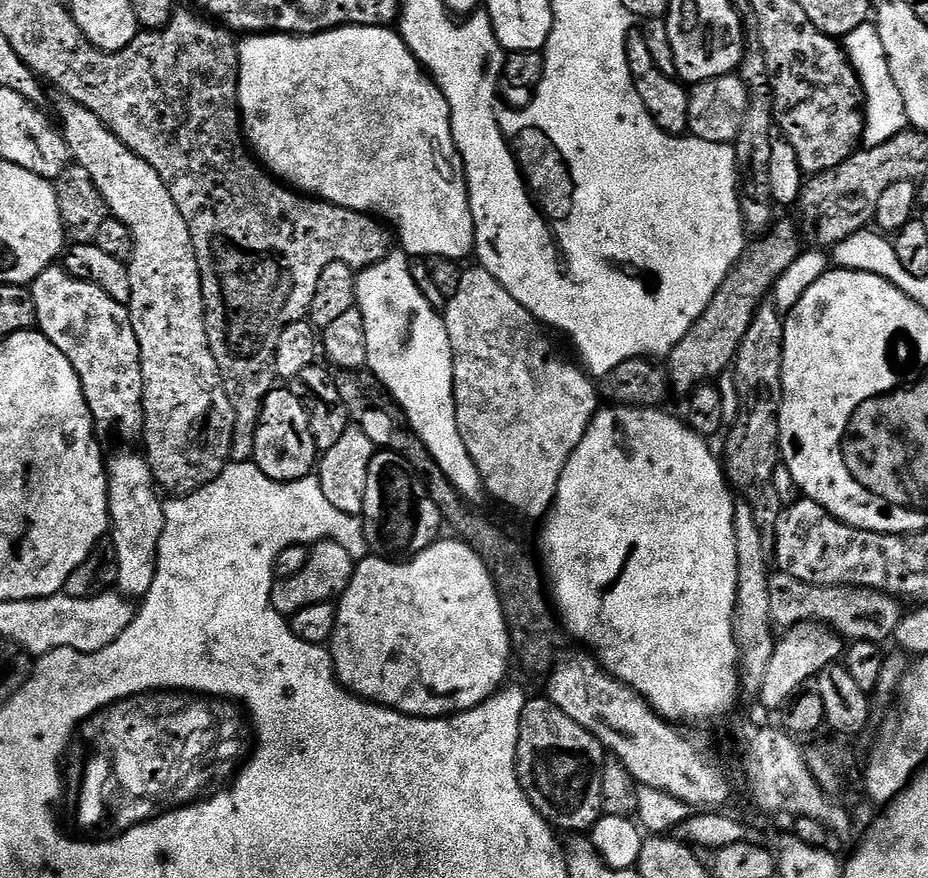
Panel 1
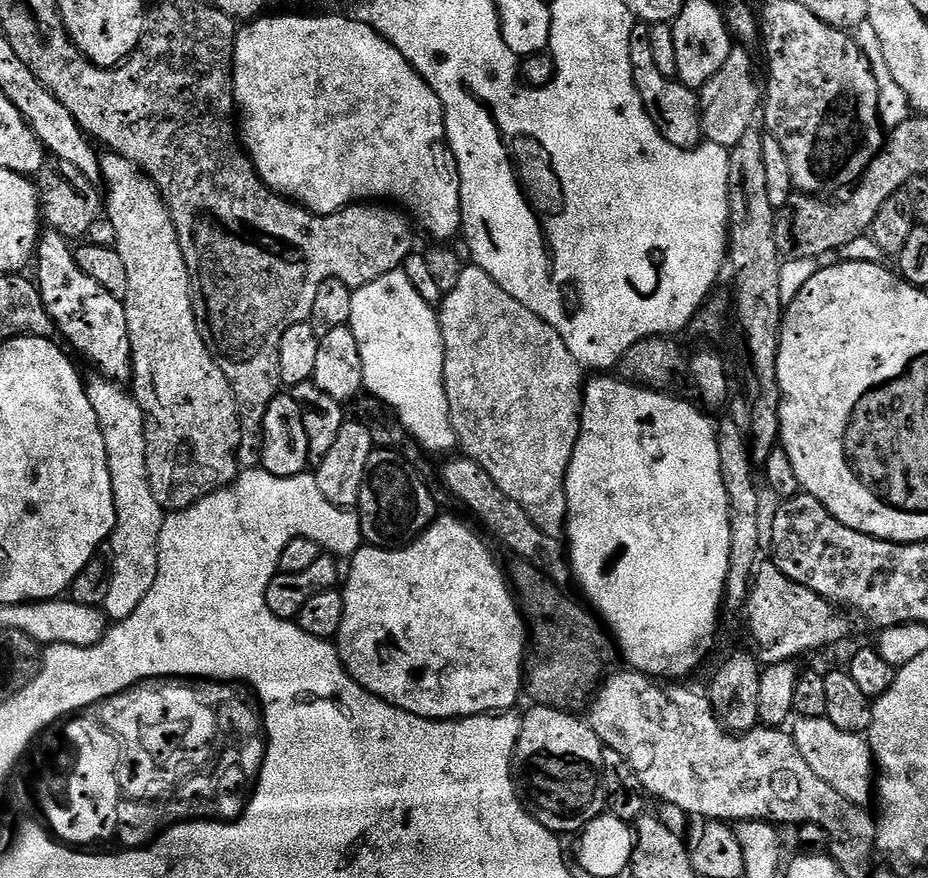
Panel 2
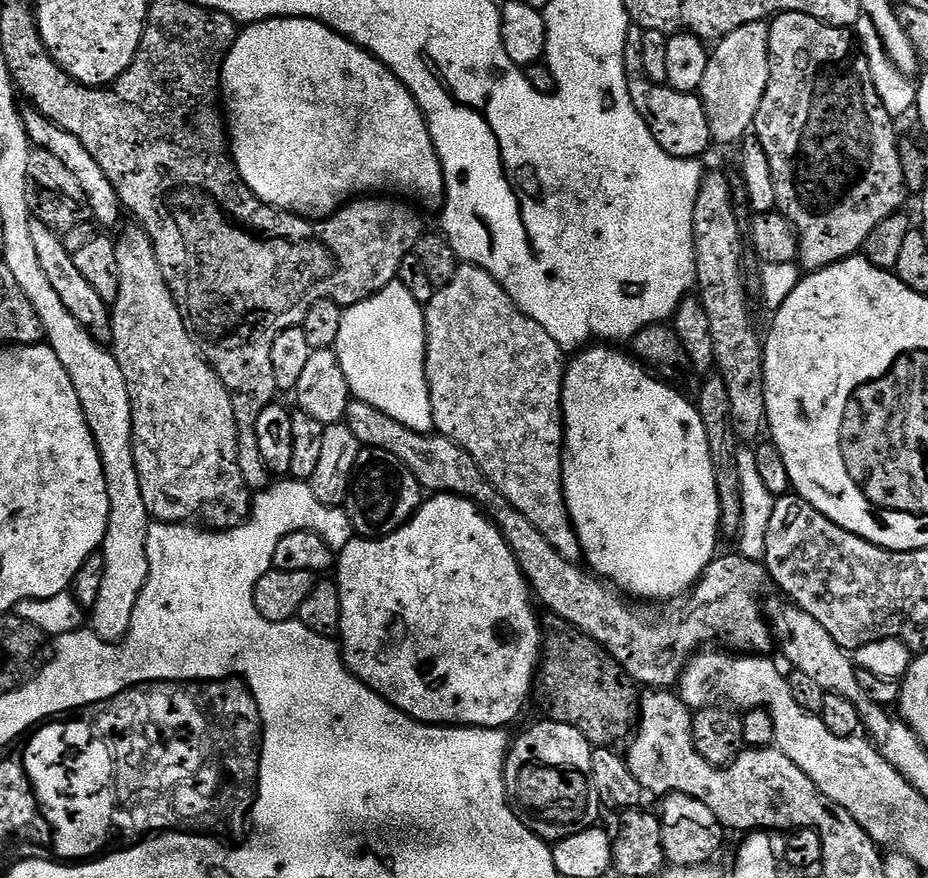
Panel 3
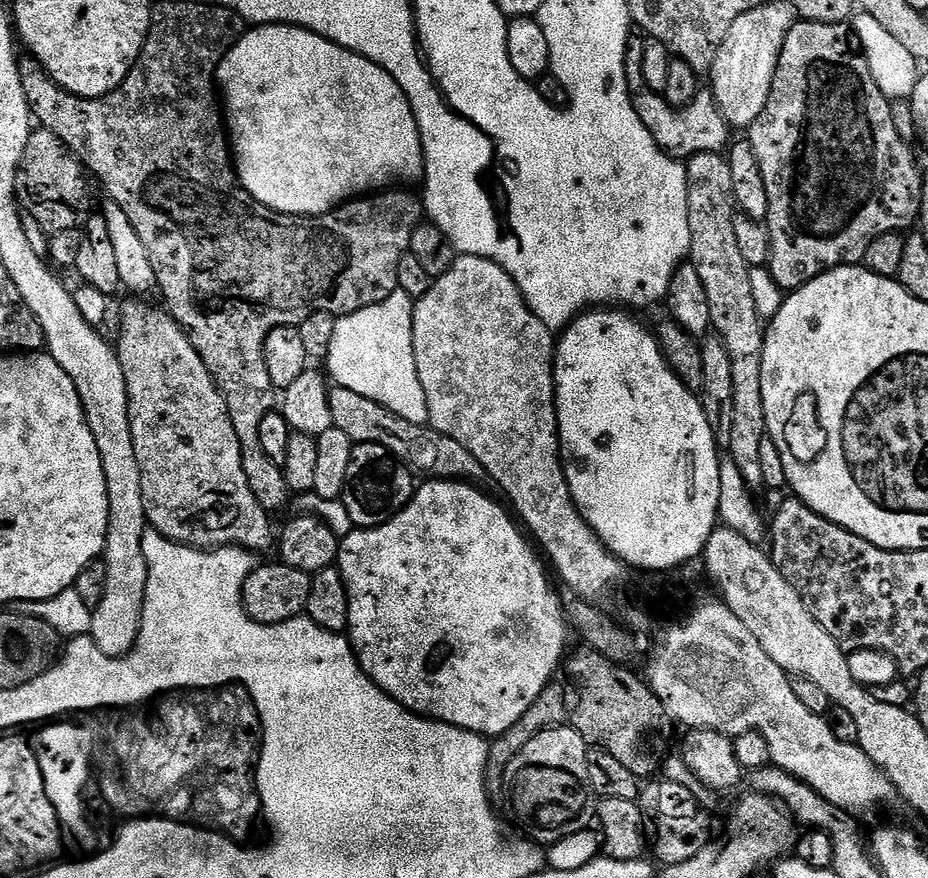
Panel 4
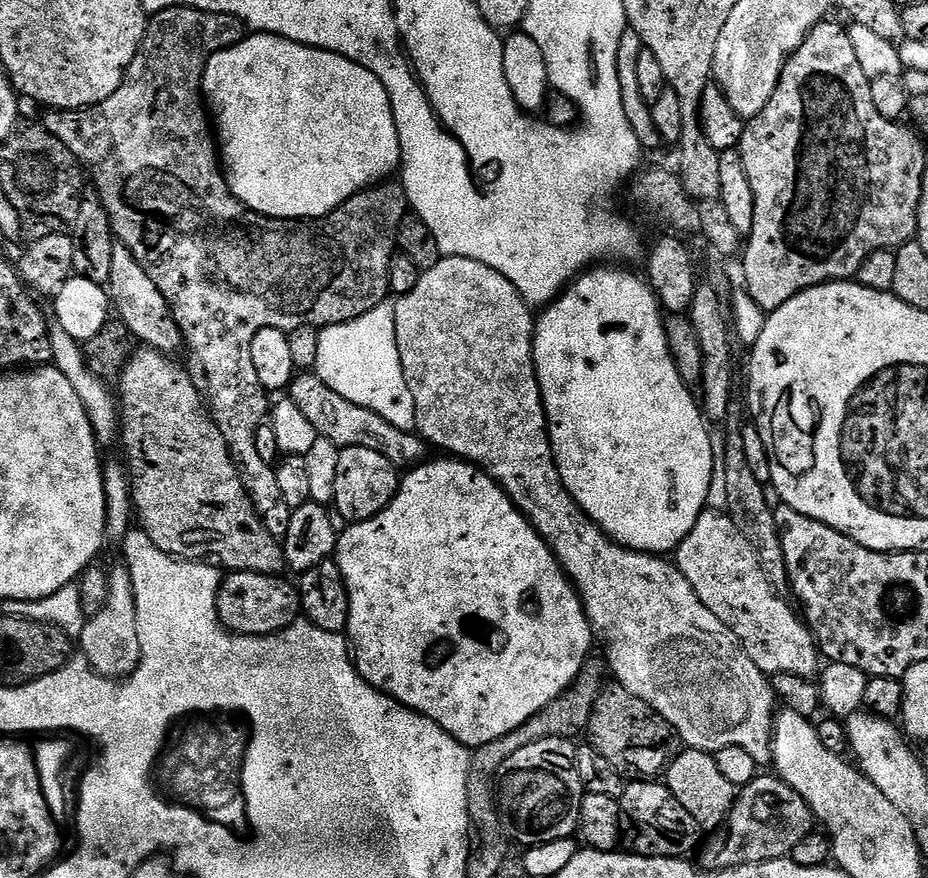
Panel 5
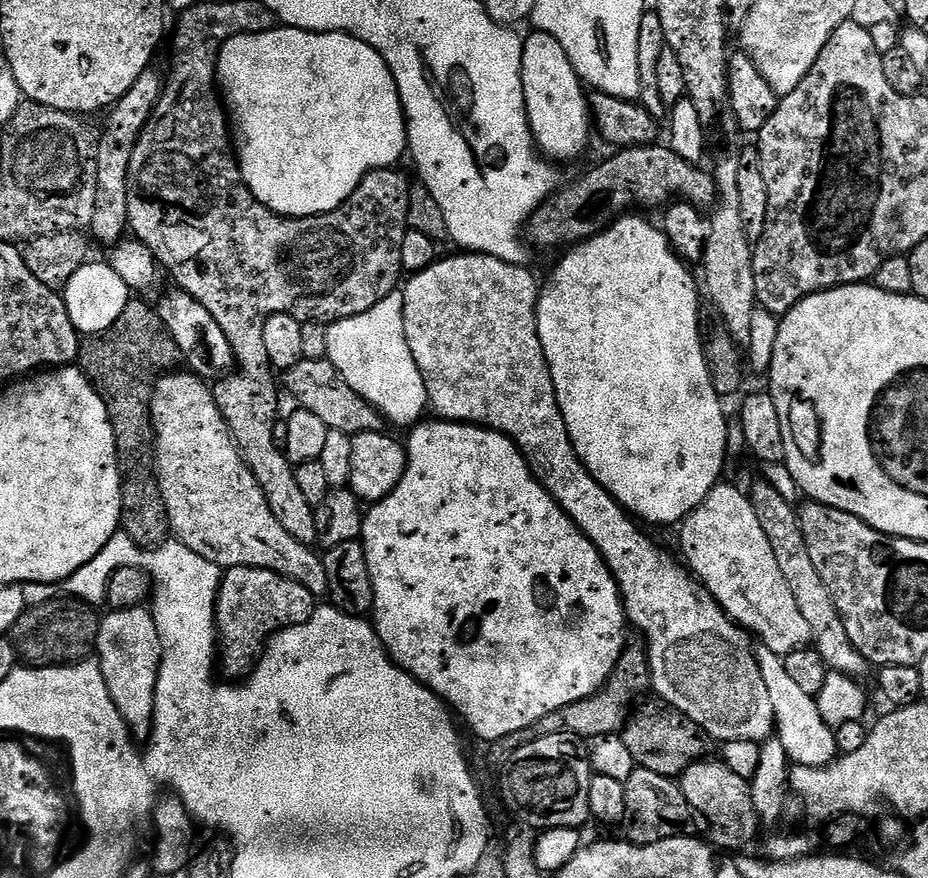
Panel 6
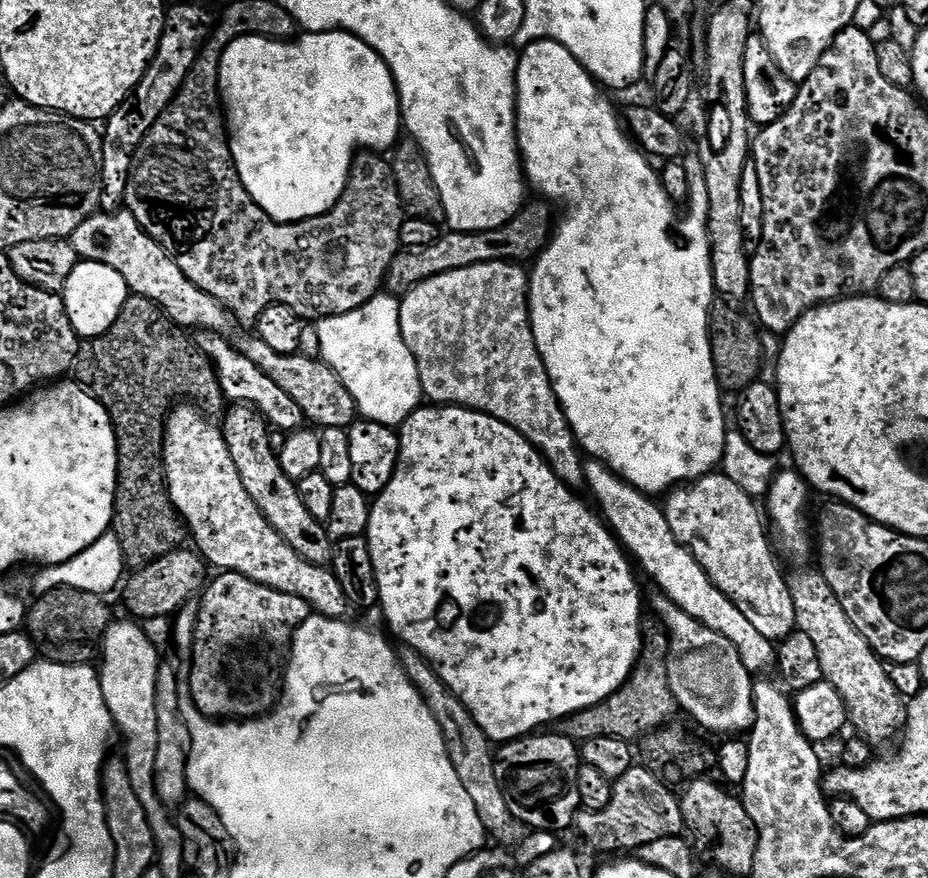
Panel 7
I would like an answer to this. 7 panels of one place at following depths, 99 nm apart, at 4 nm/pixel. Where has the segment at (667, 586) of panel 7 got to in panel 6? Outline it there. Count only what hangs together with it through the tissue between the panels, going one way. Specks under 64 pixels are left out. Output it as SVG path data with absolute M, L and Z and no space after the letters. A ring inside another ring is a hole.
M759 645L756 648L756 660L762 670L762 678L769 691L776 738L782 742L788 759L795 765L820 768L826 766L839 755L837 733L829 727L818 710L814 696L807 694L796 685L786 671L783 657L774 654L769 647Z

